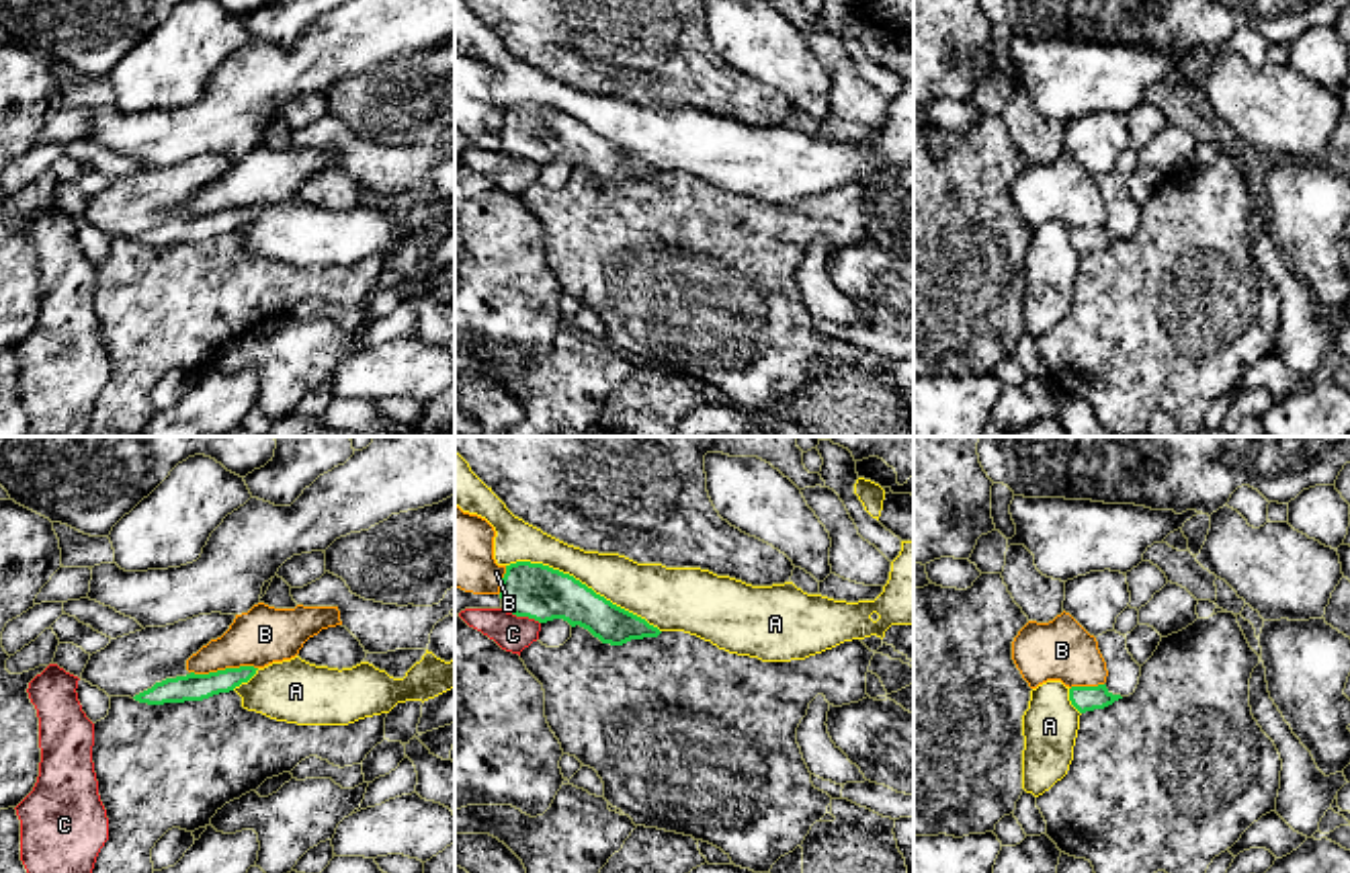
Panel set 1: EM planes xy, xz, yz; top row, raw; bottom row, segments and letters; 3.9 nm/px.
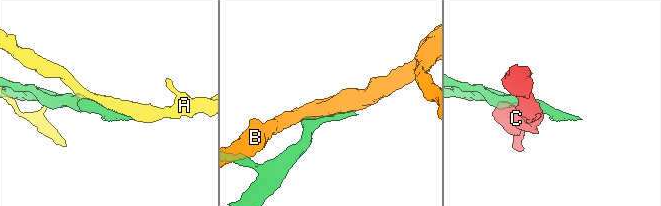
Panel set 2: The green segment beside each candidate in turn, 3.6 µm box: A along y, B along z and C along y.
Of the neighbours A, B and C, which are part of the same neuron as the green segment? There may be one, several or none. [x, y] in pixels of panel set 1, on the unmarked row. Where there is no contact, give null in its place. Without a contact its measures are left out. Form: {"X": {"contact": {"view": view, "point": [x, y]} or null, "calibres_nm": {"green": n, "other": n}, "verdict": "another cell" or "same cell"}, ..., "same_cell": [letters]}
{"A": {"contact": {"view": "xz", "point": [584, 126]}, "calibres_nm": {"green": 220, "other": 220}, "verdict": "another cell"}, "B": {"contact": {"view": "xy", "point": [226, 210]}, "calibres_nm": {"green": 110, "other": 220}, "verdict": "another cell"}, "C": {"contact": {"view": "xz", "point": [521, 156]}, "calibres_nm": {"green": 220, "other": 140}, "verdict": "another cell"}, "same_cell": []}

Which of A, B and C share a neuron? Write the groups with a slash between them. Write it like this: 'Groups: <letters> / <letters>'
Groups: A / B / C

